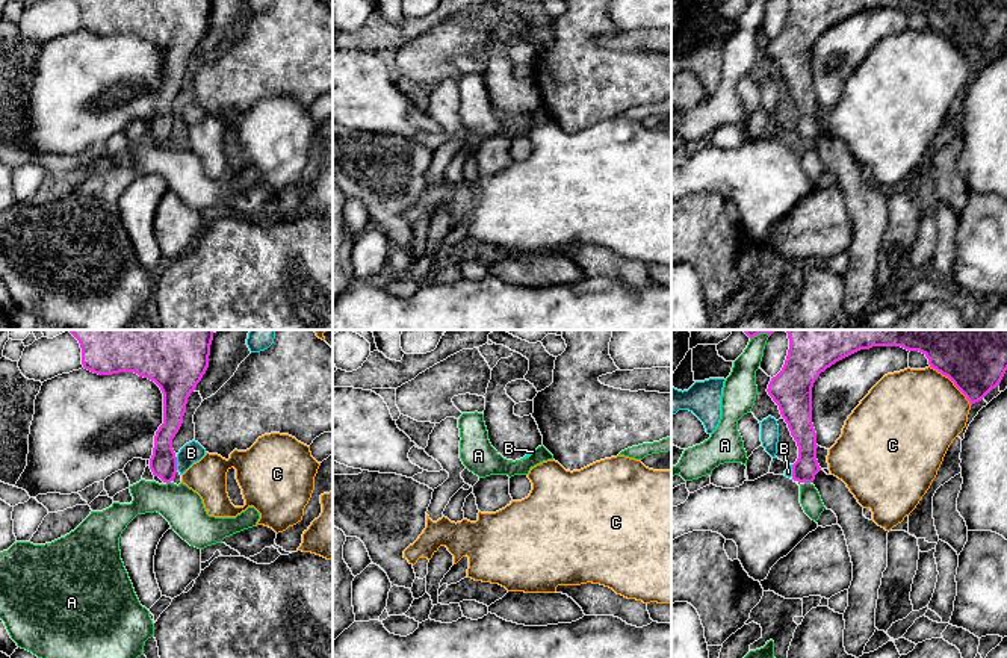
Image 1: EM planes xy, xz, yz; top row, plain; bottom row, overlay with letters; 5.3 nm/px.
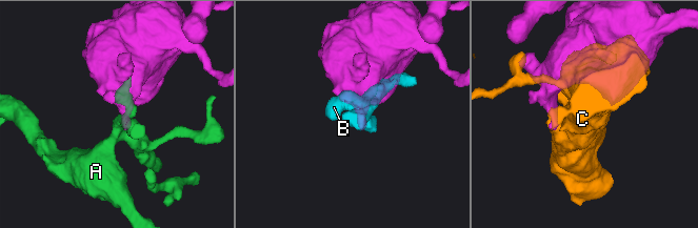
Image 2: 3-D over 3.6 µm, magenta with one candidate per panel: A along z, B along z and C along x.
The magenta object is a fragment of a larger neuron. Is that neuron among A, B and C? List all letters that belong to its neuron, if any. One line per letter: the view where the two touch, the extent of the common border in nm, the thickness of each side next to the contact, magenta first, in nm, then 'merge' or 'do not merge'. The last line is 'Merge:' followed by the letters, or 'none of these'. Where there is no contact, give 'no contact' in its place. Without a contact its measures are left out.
A: meets magenta in yz; contact 30 nm long; 130 nm thick on the magenta side, 110 nm on the other; do not merge
B: meets magenta in xy; contact 70 nm long; 140 nm thick on the magenta side, 110 nm on the other; do not merge
C: meets magenta in yz; contact 300 nm long; 460 nm thick on the magenta side, 460 nm on the other; do not merge
Merge: none of these

